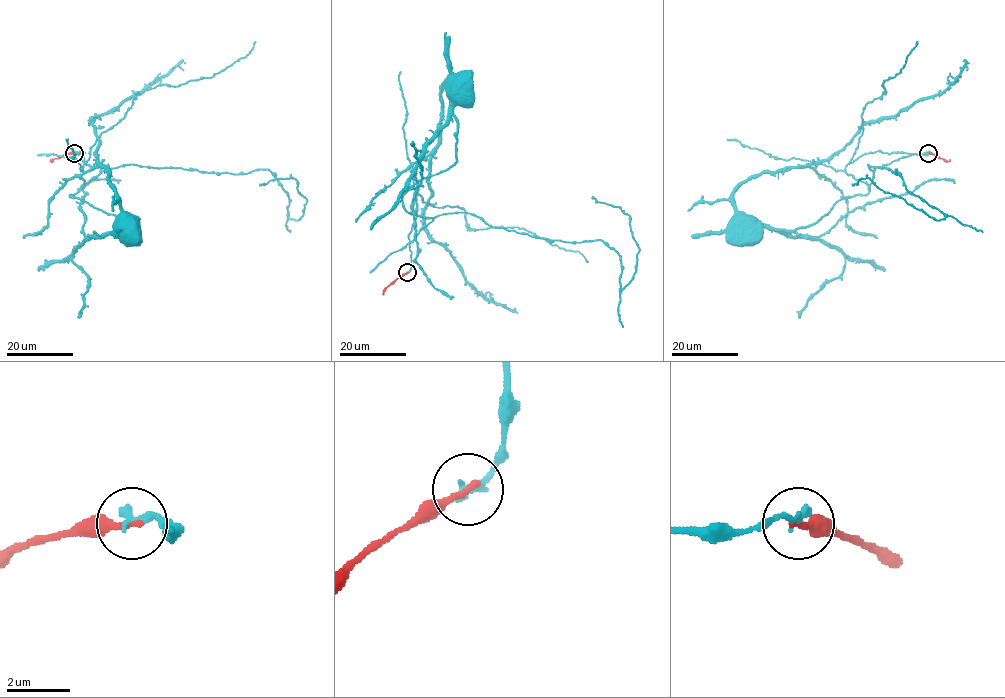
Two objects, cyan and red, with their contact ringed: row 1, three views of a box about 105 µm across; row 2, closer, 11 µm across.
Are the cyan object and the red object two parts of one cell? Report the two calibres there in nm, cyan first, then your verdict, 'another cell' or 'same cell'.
280 nm thick on the cyan side, 240 nm on the other; same cell

